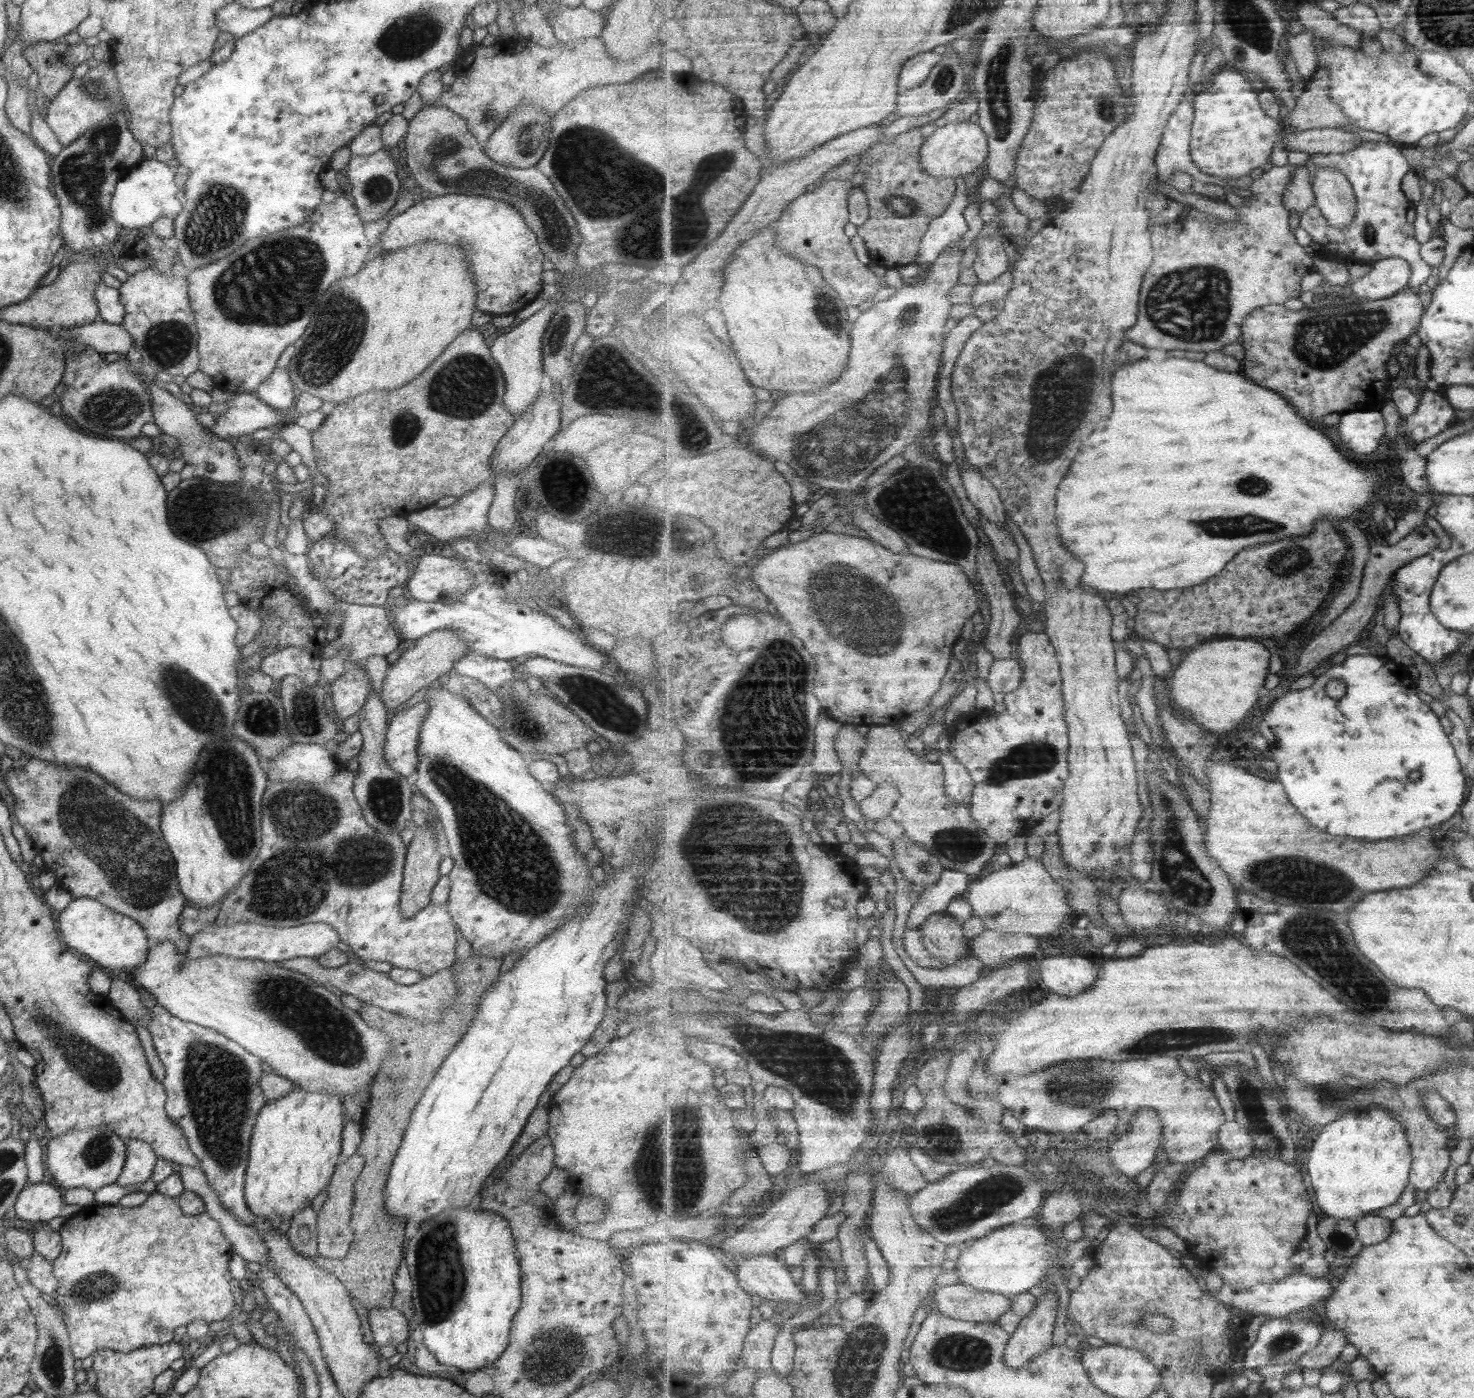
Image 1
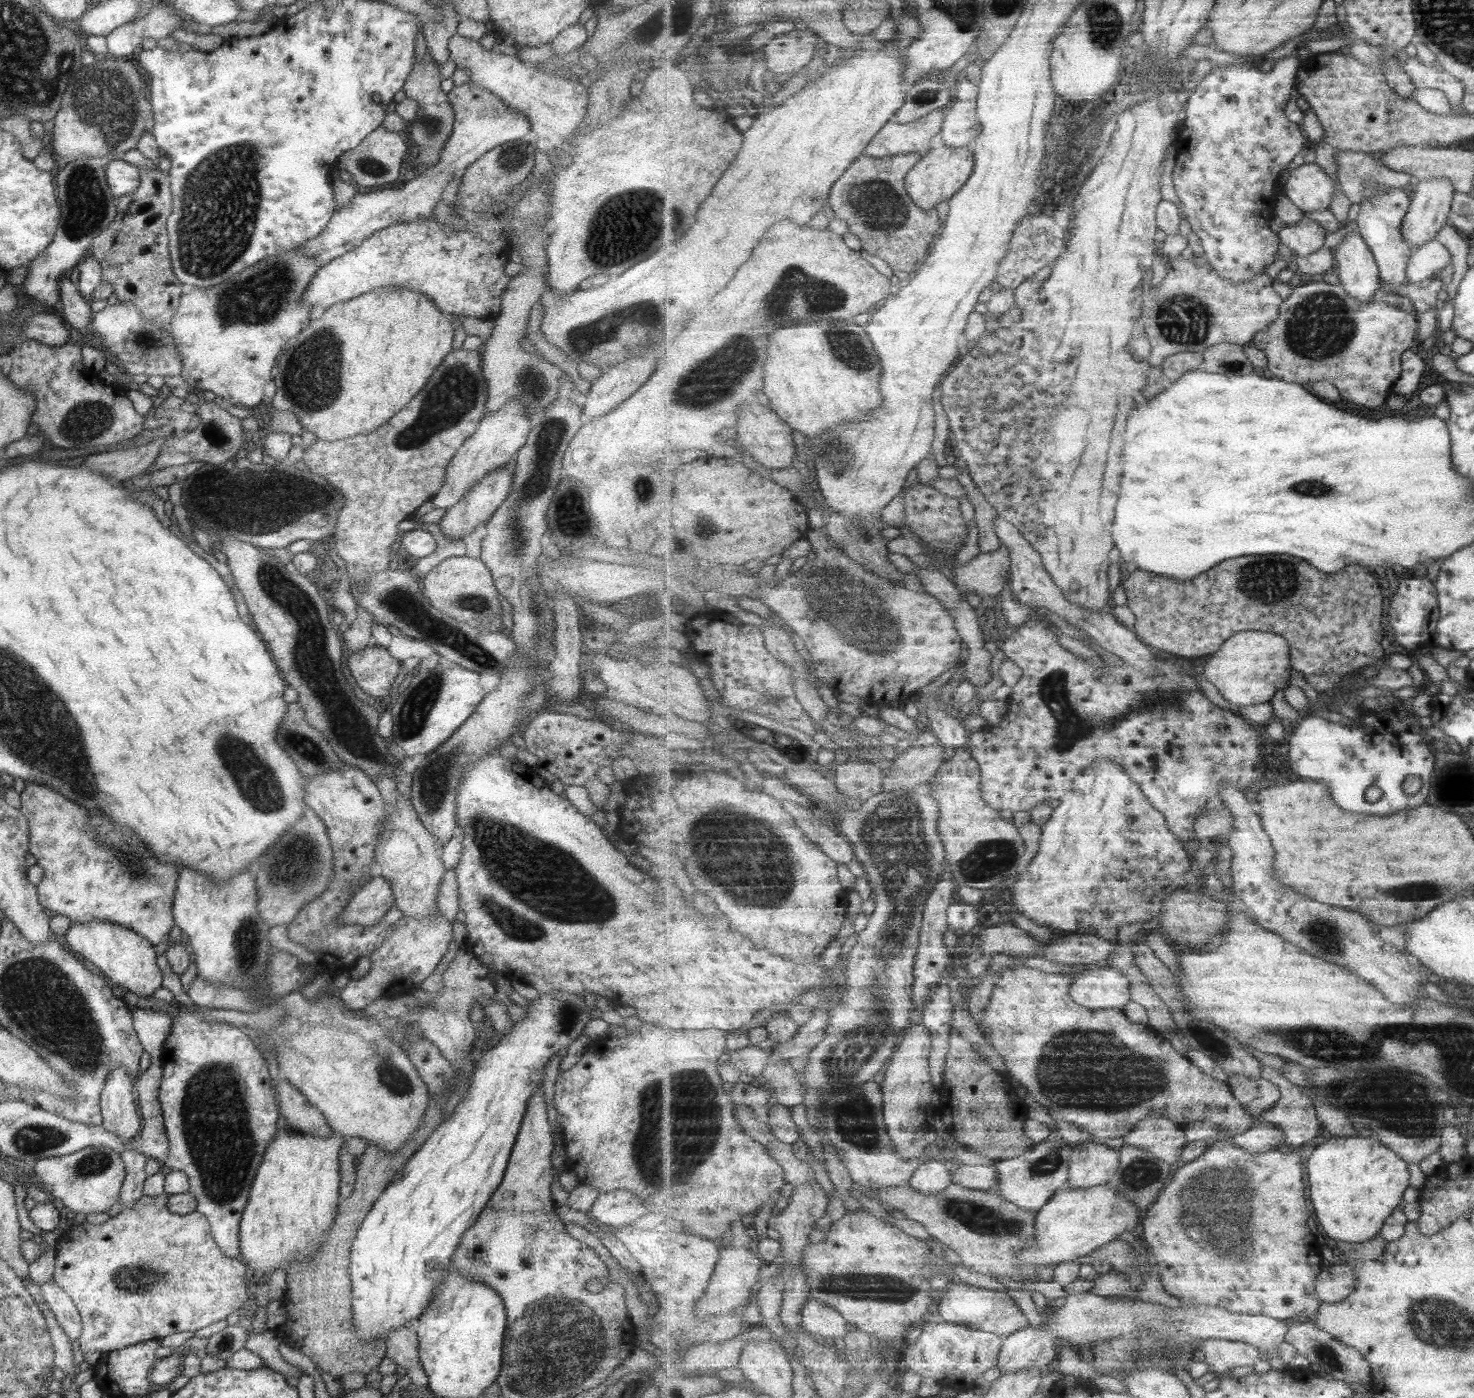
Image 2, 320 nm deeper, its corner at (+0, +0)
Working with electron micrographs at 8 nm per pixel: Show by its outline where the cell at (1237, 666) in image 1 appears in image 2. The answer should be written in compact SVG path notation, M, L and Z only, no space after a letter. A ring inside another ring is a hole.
M1249 631L1235 634L1225 646L1206 662L1202 678L1212 683L1235 708L1269 703L1289 684L1292 659L1288 640L1271 632Z

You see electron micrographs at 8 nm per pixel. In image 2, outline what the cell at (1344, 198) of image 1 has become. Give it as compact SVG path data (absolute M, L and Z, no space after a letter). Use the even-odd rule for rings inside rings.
M1360 231L1347 233L1343 243L1332 249L1338 263L1337 274L1345 290L1361 302L1379 298L1380 267Z

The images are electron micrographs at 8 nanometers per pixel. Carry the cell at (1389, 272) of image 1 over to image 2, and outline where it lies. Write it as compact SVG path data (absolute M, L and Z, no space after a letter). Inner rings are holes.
M1437 239L1415 249L1408 264L1408 277L1415 285L1427 278L1435 278L1443 268L1454 264L1451 251Z

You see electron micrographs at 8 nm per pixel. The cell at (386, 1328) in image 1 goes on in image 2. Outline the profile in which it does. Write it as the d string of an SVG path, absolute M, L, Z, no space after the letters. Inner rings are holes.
M399 1327L387 1335L384 1340L385 1357L401 1368L417 1366L418 1343L414 1330Z

